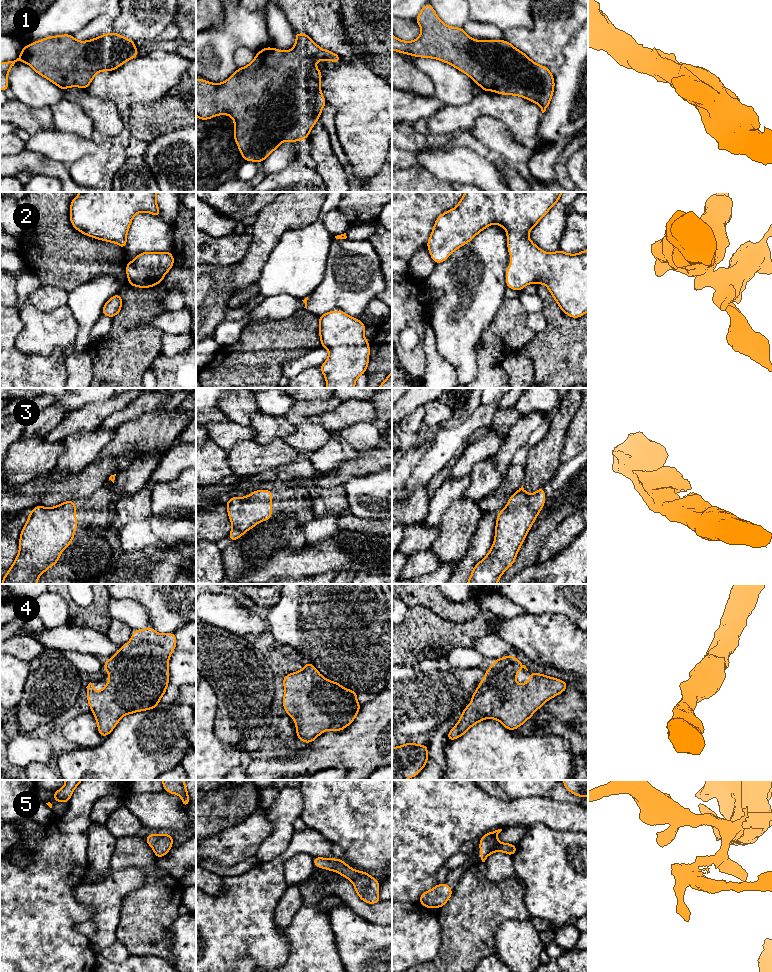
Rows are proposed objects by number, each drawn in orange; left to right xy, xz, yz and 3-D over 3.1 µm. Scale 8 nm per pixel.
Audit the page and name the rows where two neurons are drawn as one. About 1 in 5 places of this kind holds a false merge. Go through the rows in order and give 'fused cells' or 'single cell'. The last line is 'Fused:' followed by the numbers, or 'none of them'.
1: single cell
2: single cell
3: single cell
4: single cell
5: single cell
Fused: none of them

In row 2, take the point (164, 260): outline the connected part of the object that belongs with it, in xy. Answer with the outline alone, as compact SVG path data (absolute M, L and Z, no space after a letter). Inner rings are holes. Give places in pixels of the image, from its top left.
M142 252L126 264L128 283L139 288L150 288L162 283L174 265L172 252Z

